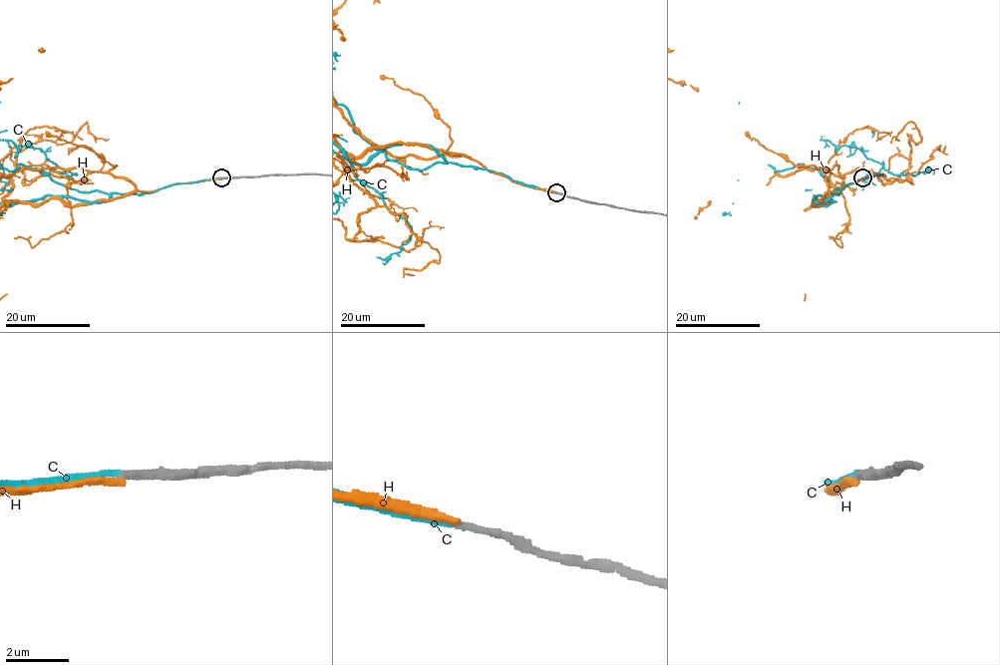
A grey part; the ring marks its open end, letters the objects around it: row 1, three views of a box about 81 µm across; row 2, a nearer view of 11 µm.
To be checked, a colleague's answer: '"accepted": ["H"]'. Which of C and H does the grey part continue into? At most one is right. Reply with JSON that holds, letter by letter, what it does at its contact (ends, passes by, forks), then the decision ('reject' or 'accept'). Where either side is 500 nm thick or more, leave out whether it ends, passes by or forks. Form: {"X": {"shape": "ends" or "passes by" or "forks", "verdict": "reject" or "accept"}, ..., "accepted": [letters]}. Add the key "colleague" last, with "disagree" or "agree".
{"C": {"shape": "ends", "verdict": "accept"}, "H": {"shape": "ends", "verdict": "reject"}, "accepted": ["C"], "colleague": "disagree"}

